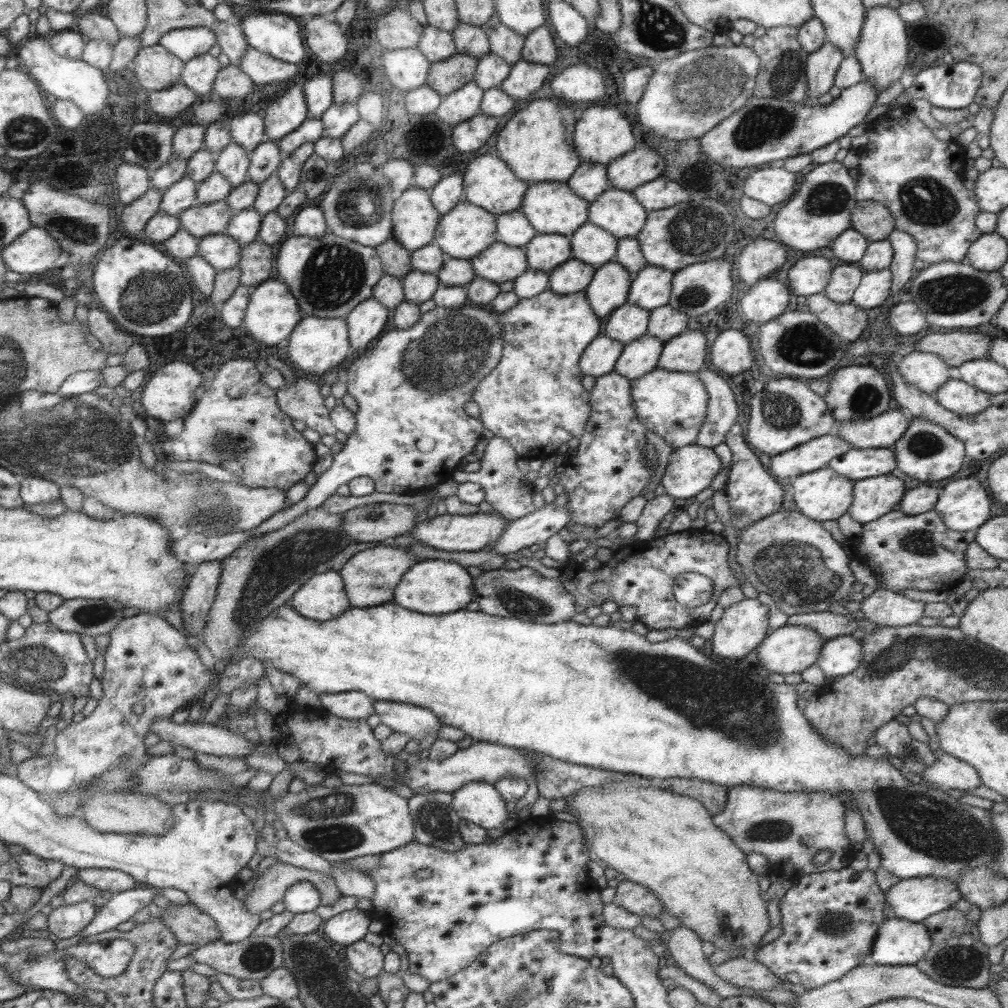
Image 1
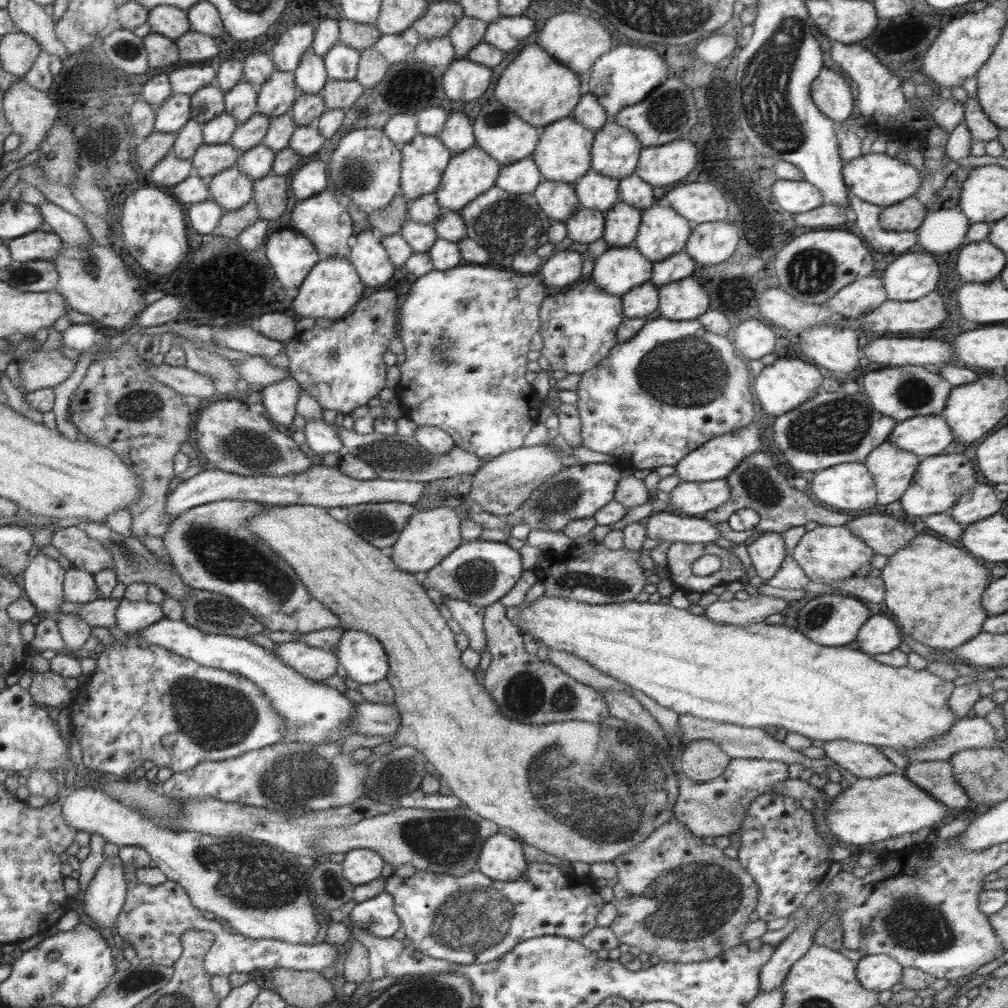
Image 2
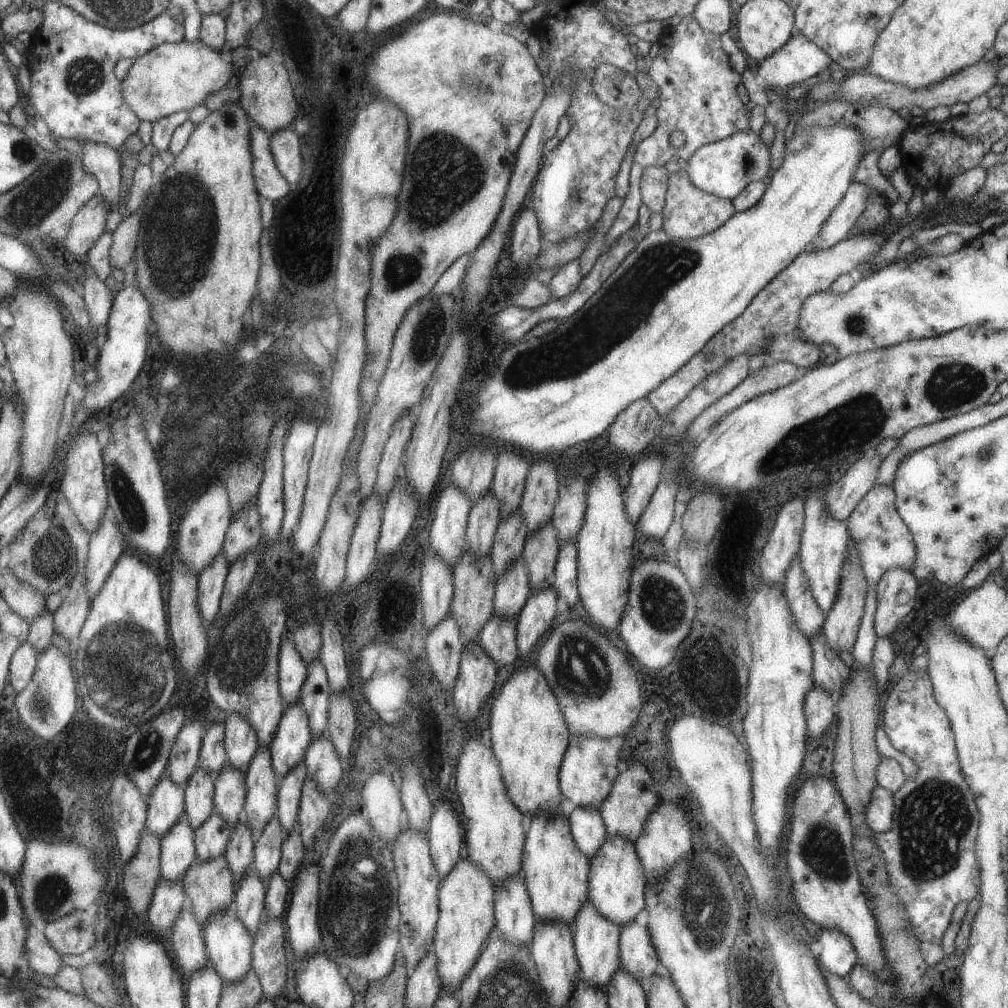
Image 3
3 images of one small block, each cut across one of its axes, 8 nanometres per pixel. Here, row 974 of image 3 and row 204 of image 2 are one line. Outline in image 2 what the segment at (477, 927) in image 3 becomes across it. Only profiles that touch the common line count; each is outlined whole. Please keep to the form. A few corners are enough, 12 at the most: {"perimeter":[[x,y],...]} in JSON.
{"perimeter":[[475,144],[452,154],[434,192],[460,212],[494,185],[500,164]]}

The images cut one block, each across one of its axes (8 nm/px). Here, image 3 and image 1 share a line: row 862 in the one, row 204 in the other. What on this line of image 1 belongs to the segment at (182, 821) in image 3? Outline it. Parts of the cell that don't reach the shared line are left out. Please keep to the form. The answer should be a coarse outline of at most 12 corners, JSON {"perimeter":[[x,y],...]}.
{"perimeter":[[185,174],[164,188],[158,213],[178,216],[197,205],[197,185]]}

